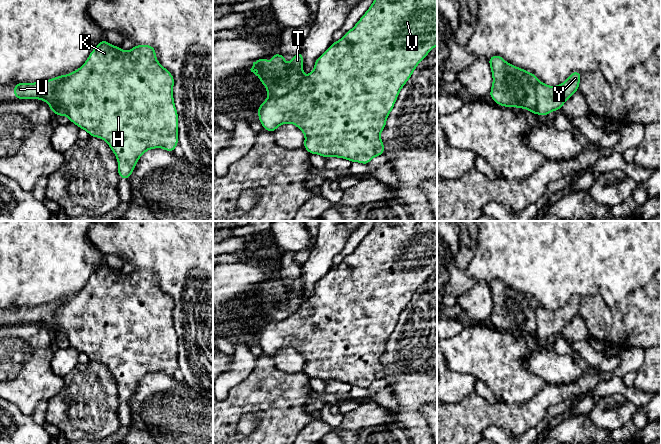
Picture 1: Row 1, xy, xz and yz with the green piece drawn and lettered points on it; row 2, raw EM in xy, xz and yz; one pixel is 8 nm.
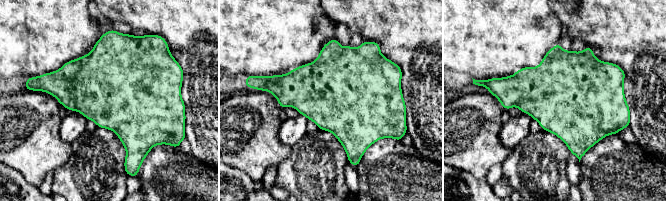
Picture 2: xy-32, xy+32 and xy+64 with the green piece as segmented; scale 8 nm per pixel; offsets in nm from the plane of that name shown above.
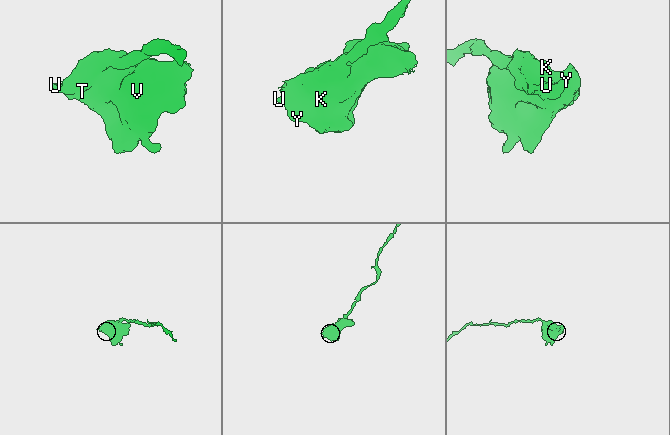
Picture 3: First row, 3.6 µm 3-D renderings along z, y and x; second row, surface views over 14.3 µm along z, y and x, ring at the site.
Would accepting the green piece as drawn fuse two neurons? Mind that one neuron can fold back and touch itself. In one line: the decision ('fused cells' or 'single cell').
fused cells

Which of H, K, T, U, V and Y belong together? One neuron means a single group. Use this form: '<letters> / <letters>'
H K V Y / T U

